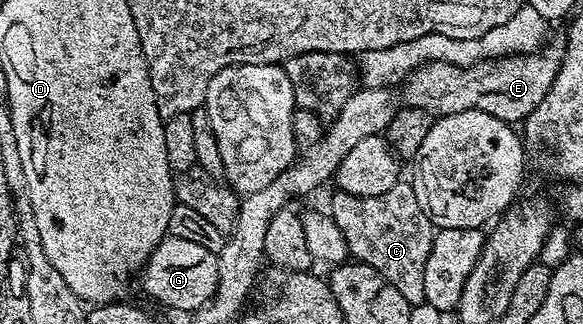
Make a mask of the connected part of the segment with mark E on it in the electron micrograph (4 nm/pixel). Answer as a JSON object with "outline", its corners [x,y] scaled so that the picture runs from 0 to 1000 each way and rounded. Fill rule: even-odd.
{"outline":[[[947,114],[930,148],[914,167],[877,167],[870,176],[820,191],[813,204],[779,204],[774,194],[736,191],[719,204],[696,250],[690,256],[688,315],[691,327],[729,333],[743,358],[782,352],[799,340],[839,346],[839,358],[852,358],[852,370],[871,383],[902,380],[904,361],[916,346],[921,321],[942,296],[942,272],[949,272],[949,247],[955,247],[955,222],[966,194],[973,157],[971,114]]]}

